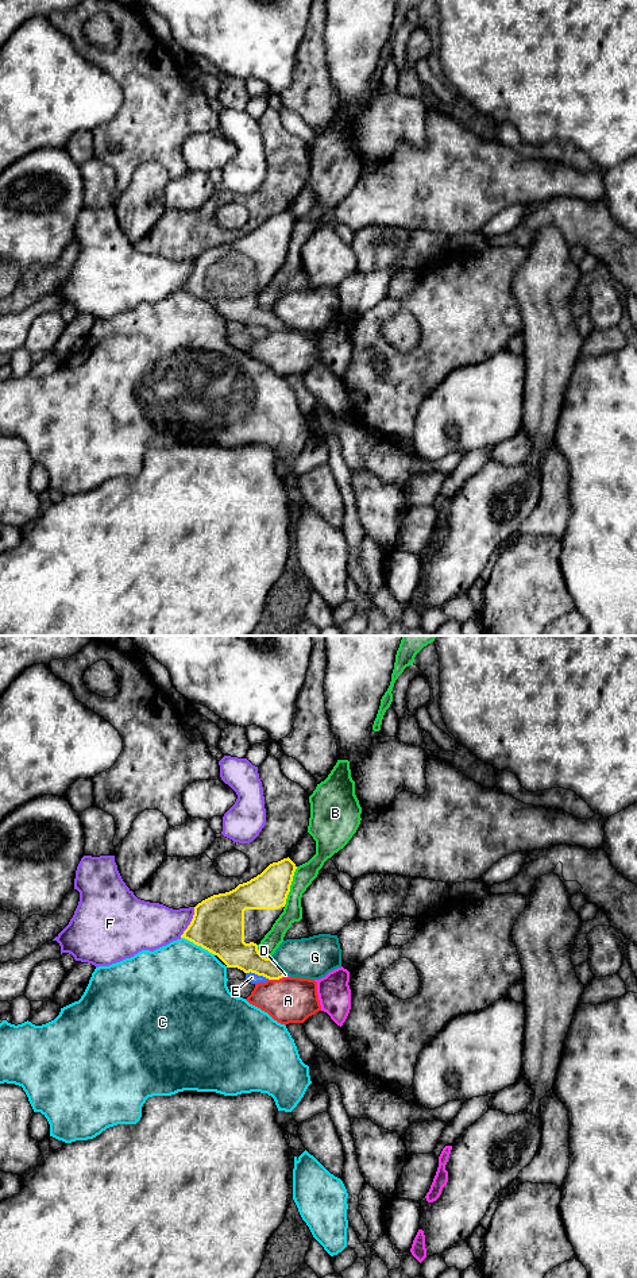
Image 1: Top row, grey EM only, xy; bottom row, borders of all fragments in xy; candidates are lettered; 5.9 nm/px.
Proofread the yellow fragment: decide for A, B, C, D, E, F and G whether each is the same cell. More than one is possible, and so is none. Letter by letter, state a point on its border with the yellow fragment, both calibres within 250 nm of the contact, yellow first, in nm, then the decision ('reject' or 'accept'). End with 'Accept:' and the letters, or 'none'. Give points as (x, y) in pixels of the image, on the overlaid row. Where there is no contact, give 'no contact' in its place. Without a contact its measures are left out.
A: xy (274, 979) | 160/280 nm | reject
B: xy (289, 887) | 220/120 nm | reject
C: xy (199, 945) | 320/480 nm | reject
D: xy (282, 976) | 160/20 nm | accept
E: xy (258, 975) | 190/60 nm | reject
F: xy (190, 922) | 320/280 nm | reject
G: xy (277, 965) | 160/240 nm | reject
Accept: D

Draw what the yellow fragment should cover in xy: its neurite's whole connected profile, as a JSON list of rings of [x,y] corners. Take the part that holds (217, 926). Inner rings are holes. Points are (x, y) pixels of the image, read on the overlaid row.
[[[287,857],[235,889],[202,900],[181,938],[208,950],[227,968],[269,980],[290,977],[263,957],[258,945],[283,912],[296,869]]]

